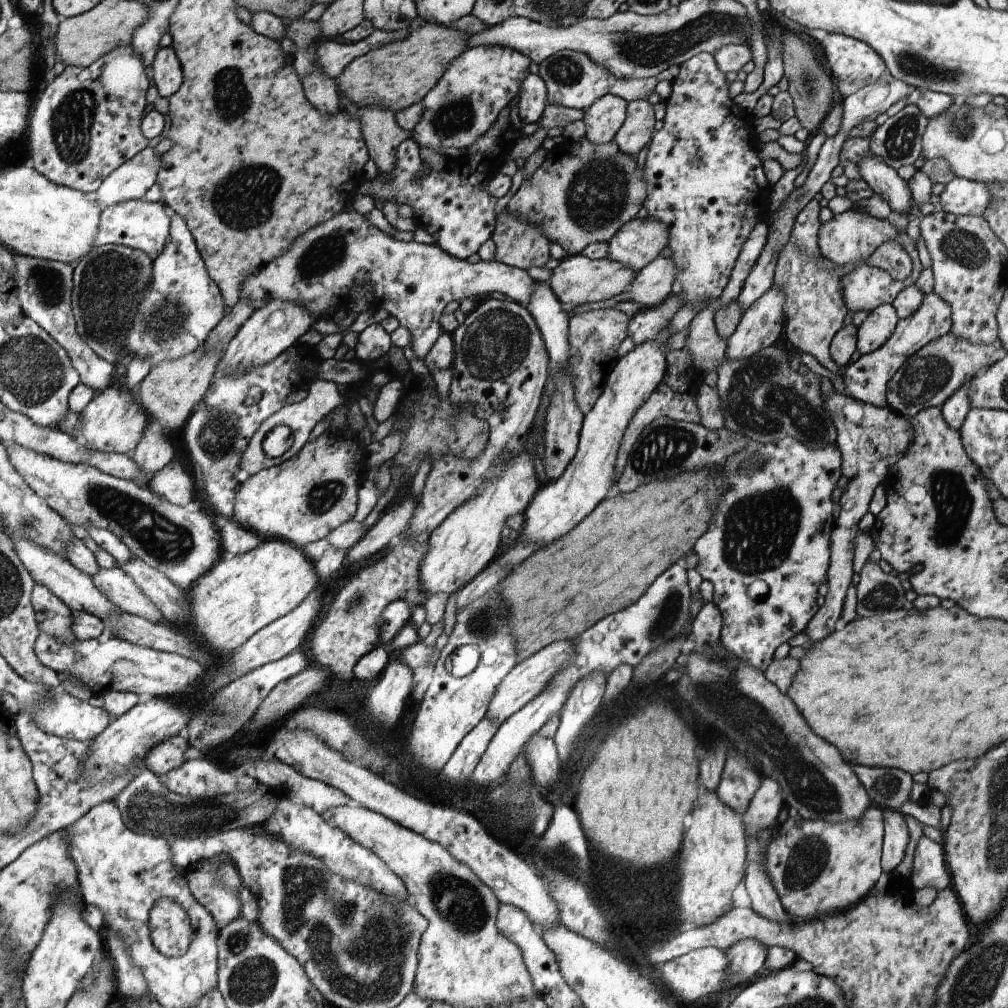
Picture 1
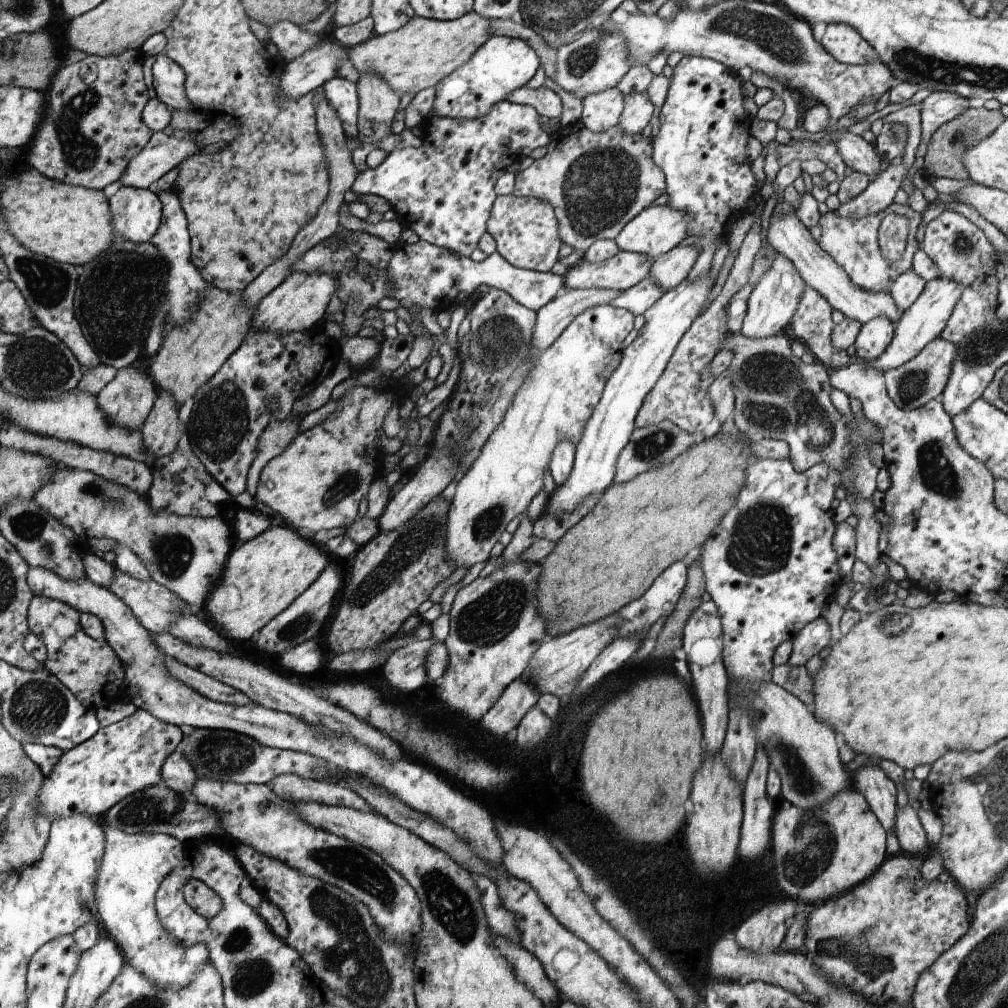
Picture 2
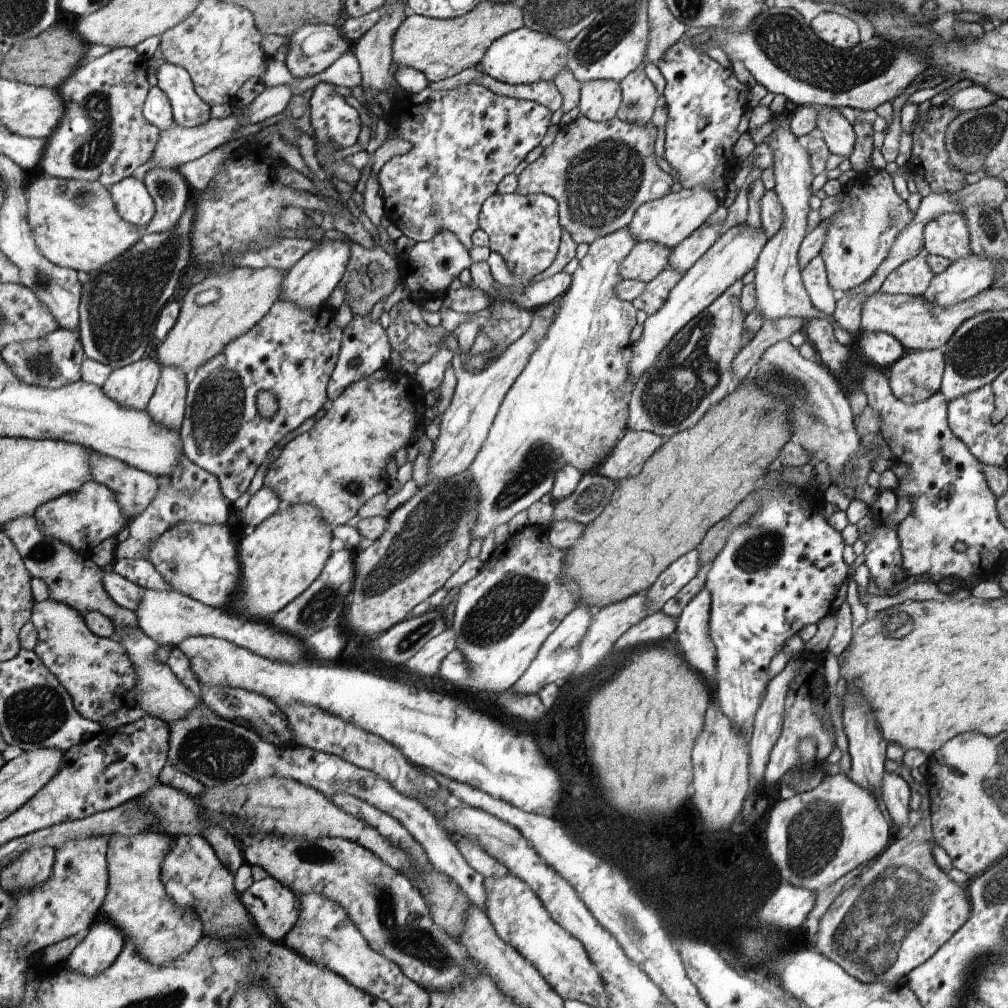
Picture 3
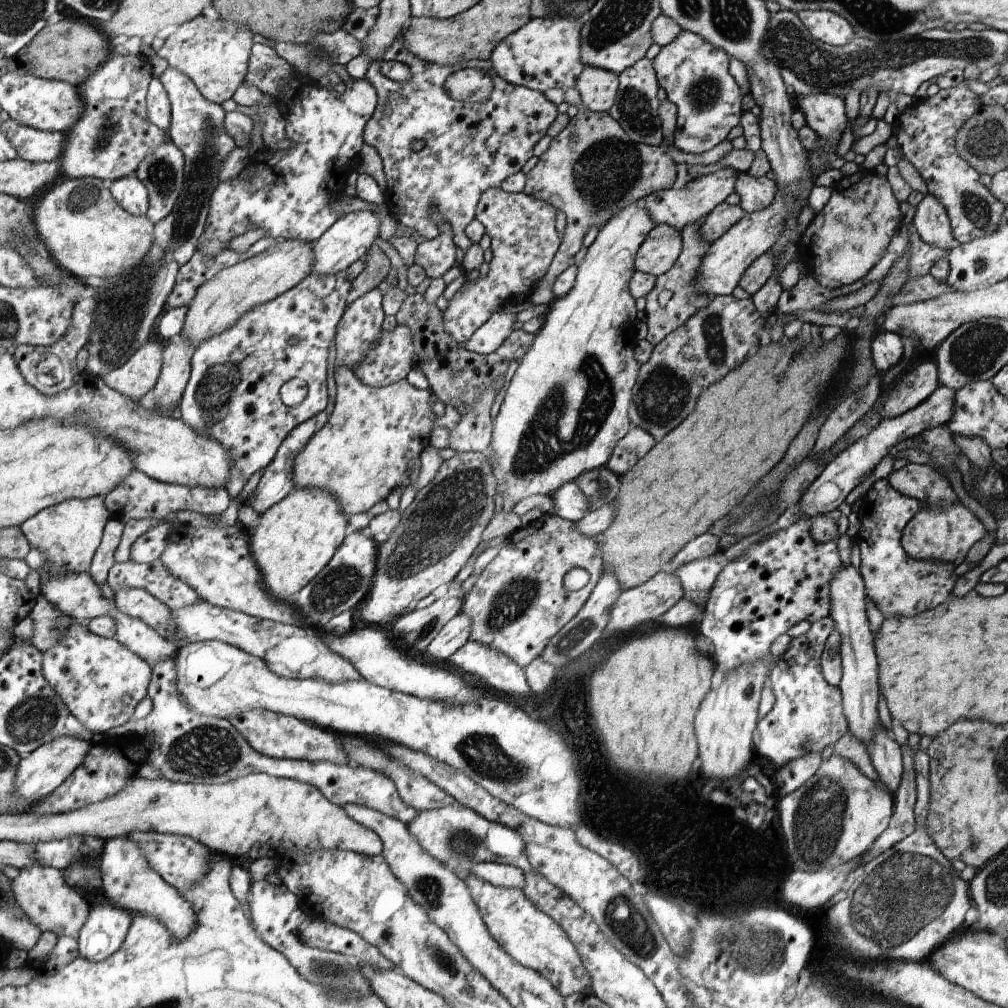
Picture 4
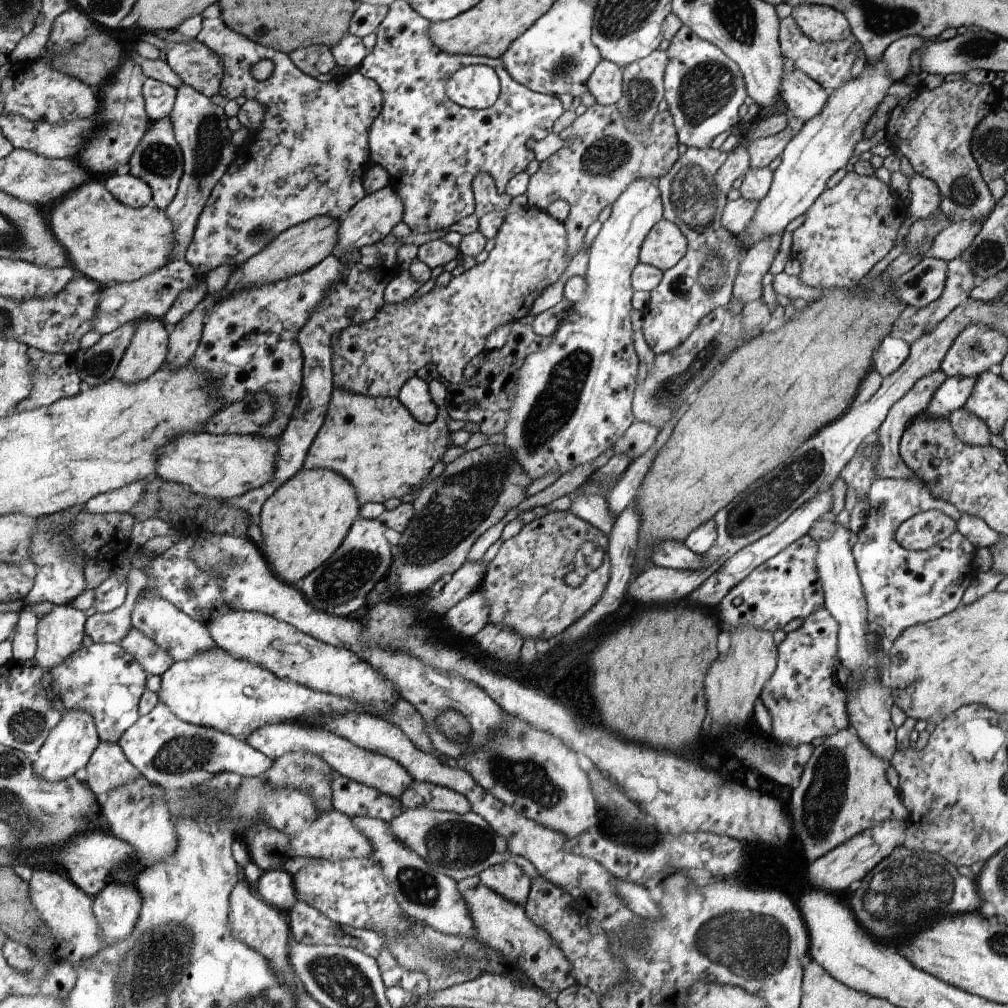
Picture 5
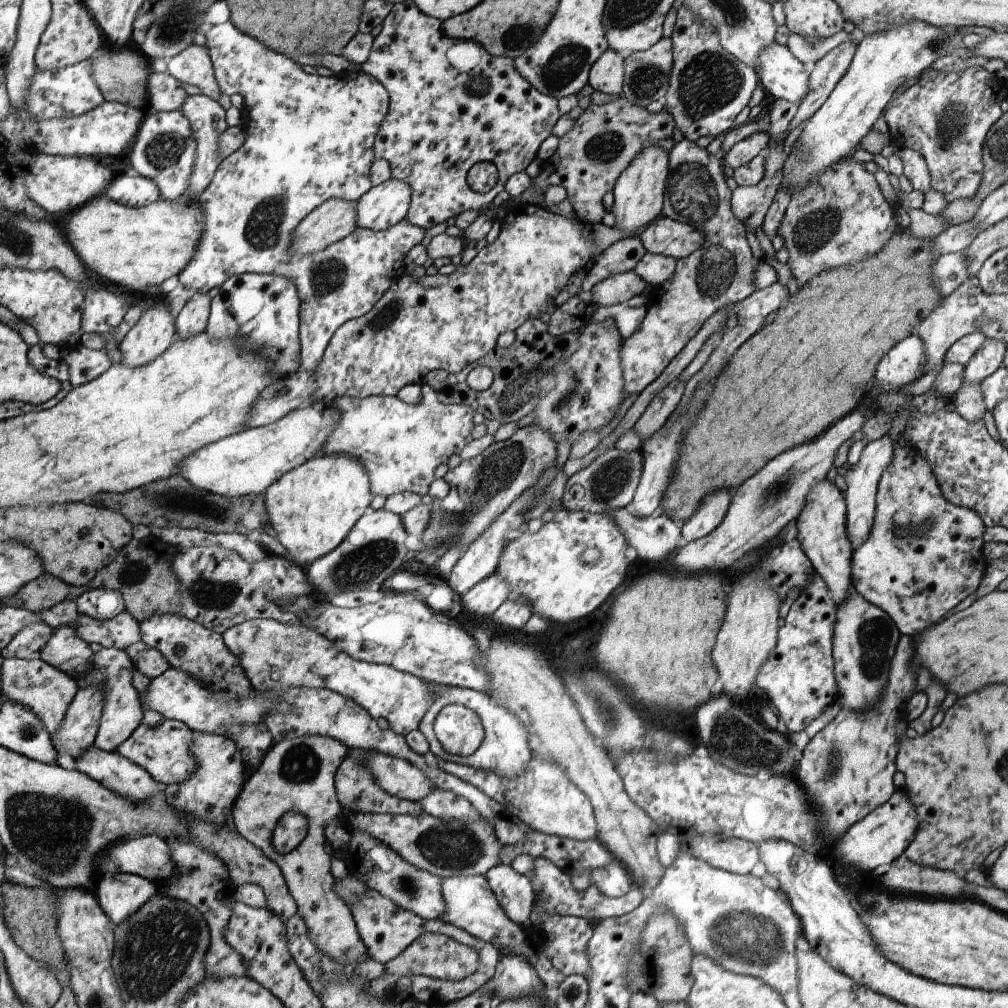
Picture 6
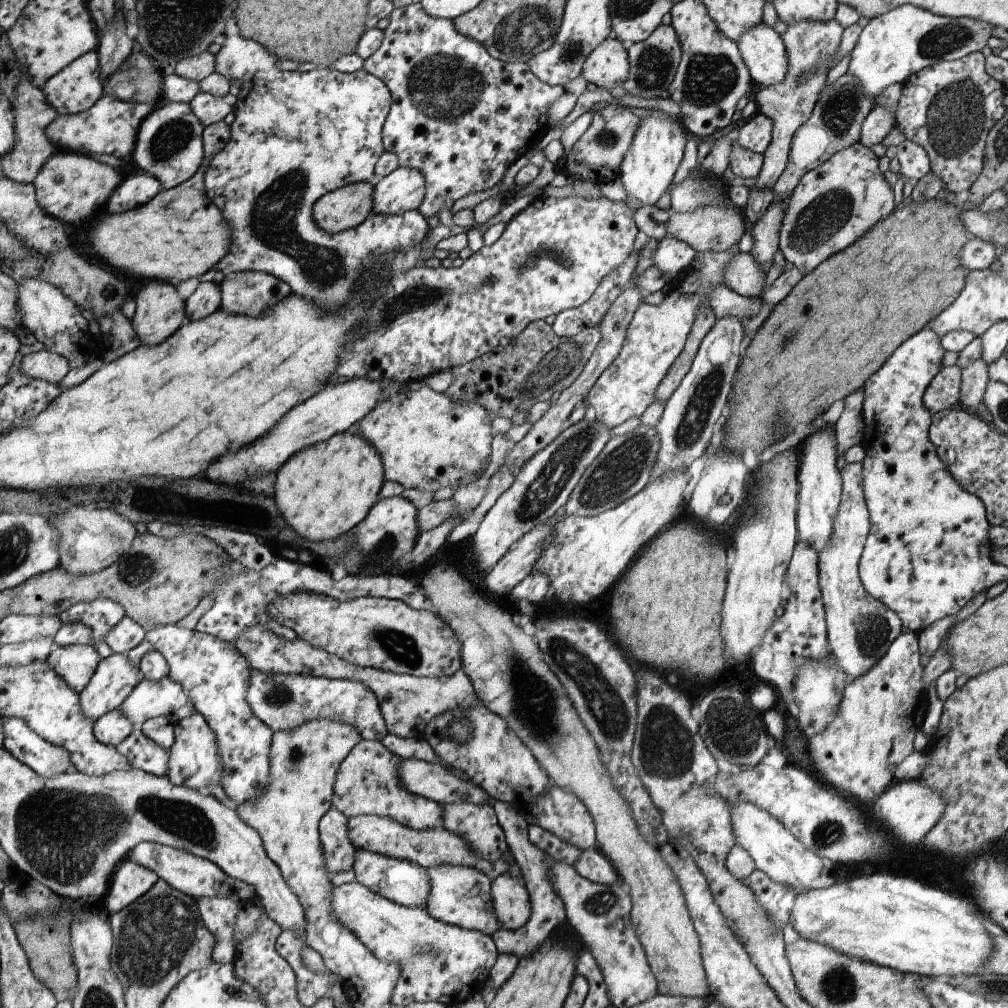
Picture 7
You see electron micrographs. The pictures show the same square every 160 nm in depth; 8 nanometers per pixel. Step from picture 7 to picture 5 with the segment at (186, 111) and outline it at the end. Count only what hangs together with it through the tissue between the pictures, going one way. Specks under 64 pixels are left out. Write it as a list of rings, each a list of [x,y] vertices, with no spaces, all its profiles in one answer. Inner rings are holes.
[[[170,117],[158,120],[156,126],[152,126],[148,133],[144,134],[143,141],[135,150],[134,156],[129,162],[130,175],[142,179],[151,187],[154,192],[151,206],[158,210],[165,211],[175,201],[175,195],[179,191],[179,183],[183,177],[183,150],[175,138],[174,124]]]

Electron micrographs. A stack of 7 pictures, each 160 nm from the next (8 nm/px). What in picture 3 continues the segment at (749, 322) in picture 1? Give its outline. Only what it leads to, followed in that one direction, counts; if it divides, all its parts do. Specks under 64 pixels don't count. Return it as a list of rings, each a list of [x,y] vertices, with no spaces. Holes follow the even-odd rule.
[[[789,115],[778,117],[775,121],[778,126],[776,130],[769,135],[770,150],[774,154],[774,179],[775,194],[780,200],[782,211],[784,212],[784,222],[781,228],[772,236],[772,239],[766,242],[764,249],[758,256],[754,270],[756,270],[755,284],[756,292],[756,309],[759,315],[764,317],[764,322],[772,322],[772,320],[780,320],[780,318],[811,318],[821,317],[828,319],[834,328],[834,336],[836,340],[851,348],[855,343],[855,339],[850,334],[839,328],[834,316],[827,315],[816,309],[810,300],[810,296],[802,282],[801,269],[798,263],[798,252],[802,240],[807,236],[807,217],[811,211],[809,208],[810,196],[813,194],[811,184],[815,178],[812,174],[812,166],[810,156],[807,150],[802,148],[796,137],[789,127]]]

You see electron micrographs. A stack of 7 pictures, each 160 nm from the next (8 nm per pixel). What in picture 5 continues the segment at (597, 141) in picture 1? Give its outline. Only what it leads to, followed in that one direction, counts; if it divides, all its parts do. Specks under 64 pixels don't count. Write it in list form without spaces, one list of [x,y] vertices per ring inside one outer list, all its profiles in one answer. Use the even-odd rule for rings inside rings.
[[[601,59],[596,66],[590,81],[587,83],[587,91],[594,96],[594,100],[602,106],[617,104],[622,97],[623,69],[614,62]]]

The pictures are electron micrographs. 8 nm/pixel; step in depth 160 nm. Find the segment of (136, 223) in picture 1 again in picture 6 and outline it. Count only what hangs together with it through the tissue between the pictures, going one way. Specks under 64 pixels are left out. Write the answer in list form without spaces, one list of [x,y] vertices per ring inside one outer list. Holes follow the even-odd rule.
[[[116,175],[116,180],[108,186],[106,197],[127,207],[143,207],[162,198],[159,185],[151,178]]]

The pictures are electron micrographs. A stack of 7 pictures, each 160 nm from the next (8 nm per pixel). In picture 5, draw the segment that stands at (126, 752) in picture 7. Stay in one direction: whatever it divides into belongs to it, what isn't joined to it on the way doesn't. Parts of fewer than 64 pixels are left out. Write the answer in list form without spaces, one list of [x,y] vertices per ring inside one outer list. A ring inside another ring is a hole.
[[[158,700],[149,714],[141,715],[139,721],[126,731],[117,744],[134,768],[148,781],[168,789],[201,787],[210,784],[216,774],[227,772],[242,778],[261,778],[275,764],[274,759],[267,758],[234,735],[183,722],[162,700]]]

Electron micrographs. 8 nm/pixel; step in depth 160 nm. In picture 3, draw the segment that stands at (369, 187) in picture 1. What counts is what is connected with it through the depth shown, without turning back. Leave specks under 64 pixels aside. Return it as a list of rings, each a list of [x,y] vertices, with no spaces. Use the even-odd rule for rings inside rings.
[[[476,82],[456,86],[454,90],[441,90],[440,88],[432,87],[428,87],[420,93],[407,93],[402,90],[398,92],[396,97],[390,98],[393,102],[392,110],[384,115],[384,119],[390,124],[387,140],[396,138],[398,135],[402,139],[410,141],[413,146],[412,149],[403,156],[390,158],[390,160],[382,166],[382,169],[376,177],[380,188],[382,188],[382,194],[384,194],[385,218],[390,220],[390,223],[394,224],[400,232],[402,232],[402,235],[413,239],[416,243],[430,242],[432,238],[436,238],[439,234],[442,234],[444,230],[450,230],[450,232],[458,238],[458,242],[462,243],[469,251],[474,246],[473,236],[476,230],[479,229],[479,216],[482,212],[484,202],[486,202],[492,194],[497,193],[500,180],[513,173],[516,166],[525,160],[528,153],[539,146],[540,142],[542,142],[542,138],[544,138],[546,132],[548,132],[550,116],[552,116],[553,113],[550,112],[546,106],[542,106],[538,102],[498,96],[498,94],[490,92],[488,88],[484,88],[482,84],[476,84]]]

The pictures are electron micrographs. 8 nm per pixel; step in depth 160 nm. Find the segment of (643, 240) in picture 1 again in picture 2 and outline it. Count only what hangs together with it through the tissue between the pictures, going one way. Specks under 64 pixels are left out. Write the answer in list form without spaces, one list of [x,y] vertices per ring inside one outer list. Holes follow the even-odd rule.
[[[650,206],[642,210],[615,239],[620,251],[636,252],[644,254],[655,261],[658,257],[678,247],[682,240],[688,237],[688,224],[690,218],[682,210],[674,210],[668,206]]]

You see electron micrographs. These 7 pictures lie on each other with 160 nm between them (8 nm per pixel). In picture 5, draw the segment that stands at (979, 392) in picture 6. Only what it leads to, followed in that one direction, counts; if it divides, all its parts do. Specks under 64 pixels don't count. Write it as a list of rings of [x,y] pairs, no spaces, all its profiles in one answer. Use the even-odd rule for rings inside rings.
[[[960,408],[952,412],[948,419],[952,426],[952,434],[970,446],[990,446],[991,432],[982,418],[976,417],[976,414],[970,414],[968,410]]]

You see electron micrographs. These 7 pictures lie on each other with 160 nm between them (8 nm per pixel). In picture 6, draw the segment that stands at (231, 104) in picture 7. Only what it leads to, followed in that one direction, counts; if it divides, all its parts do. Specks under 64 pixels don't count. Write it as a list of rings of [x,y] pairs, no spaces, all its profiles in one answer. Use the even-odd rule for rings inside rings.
[[[189,95],[184,101],[181,110],[191,121],[192,132],[196,139],[196,158],[194,173],[191,174],[191,184],[189,190],[191,194],[188,198],[192,198],[194,202],[198,202],[198,198],[202,196],[202,192],[212,182],[218,166],[222,164],[222,158],[216,152],[216,140],[218,136],[226,130],[226,122],[224,122],[224,108],[218,104],[216,99],[210,98],[208,95]]]

